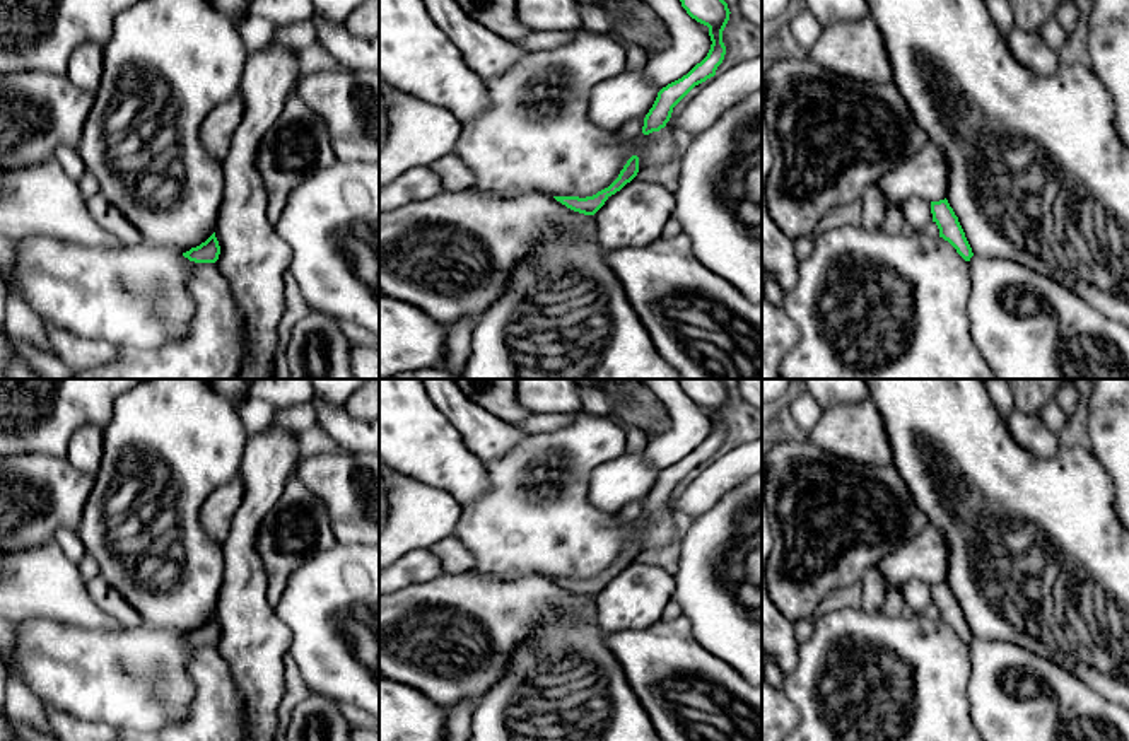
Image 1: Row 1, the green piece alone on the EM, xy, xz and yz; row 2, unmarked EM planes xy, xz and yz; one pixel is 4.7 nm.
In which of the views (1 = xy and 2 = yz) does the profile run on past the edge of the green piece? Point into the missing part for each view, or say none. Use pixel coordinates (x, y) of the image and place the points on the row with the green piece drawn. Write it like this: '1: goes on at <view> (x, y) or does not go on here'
1: does not go on here
2: does not go on here

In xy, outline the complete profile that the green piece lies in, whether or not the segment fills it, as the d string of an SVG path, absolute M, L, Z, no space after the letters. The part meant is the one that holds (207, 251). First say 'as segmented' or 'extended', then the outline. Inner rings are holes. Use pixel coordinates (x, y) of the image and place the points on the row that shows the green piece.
as segmented | M215 232L200 246L183 253L184 258L195 263L215 263L219 260L219 254L220 254L220 246L215 237Z

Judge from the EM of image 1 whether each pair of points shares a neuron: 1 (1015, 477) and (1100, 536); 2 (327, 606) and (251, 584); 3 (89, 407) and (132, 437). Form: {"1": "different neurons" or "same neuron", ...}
{"1": "same neuron", "2": "different neurons", "3": "different neurons"}

